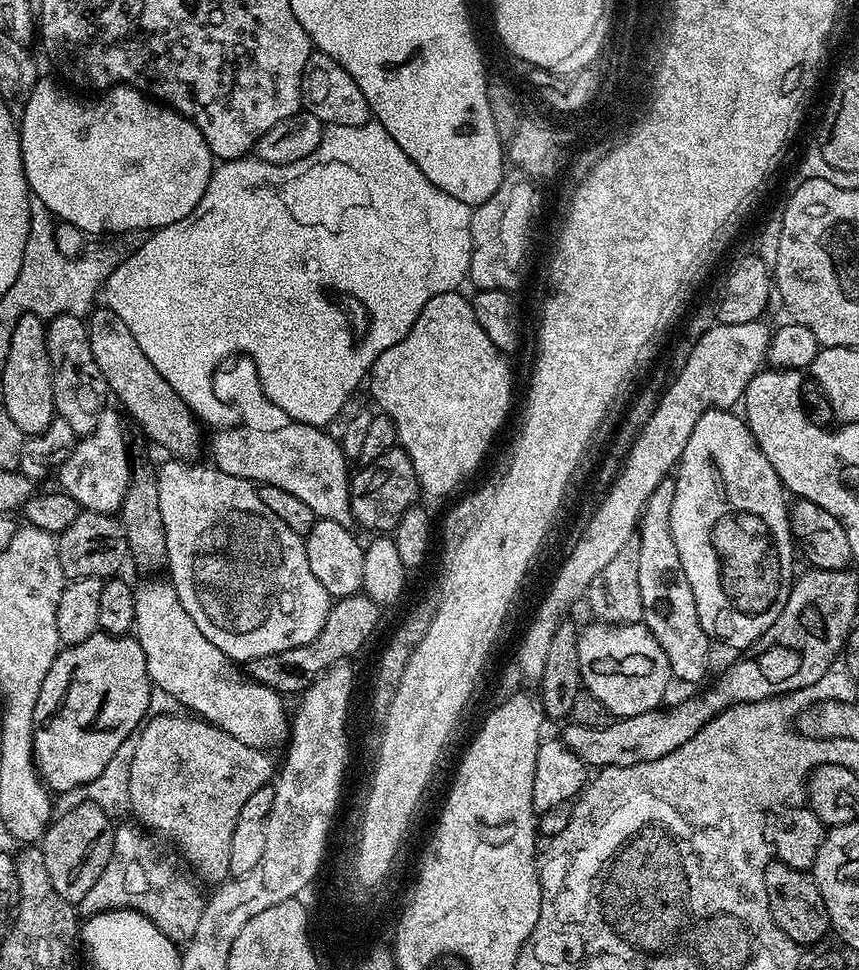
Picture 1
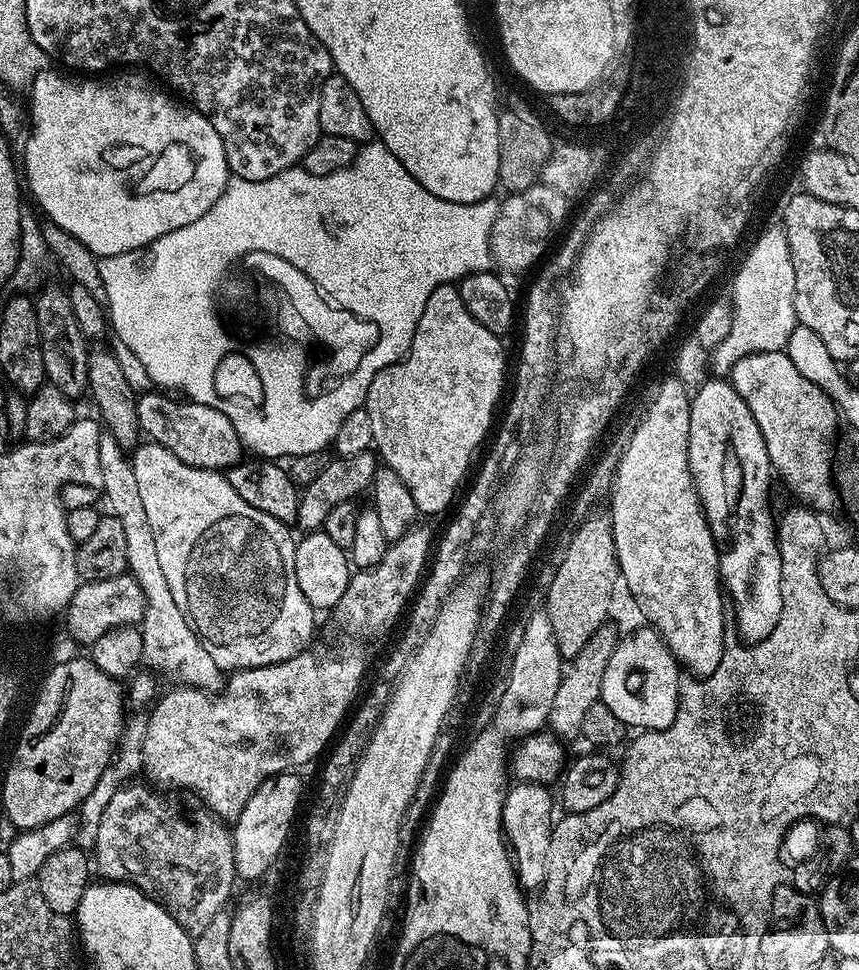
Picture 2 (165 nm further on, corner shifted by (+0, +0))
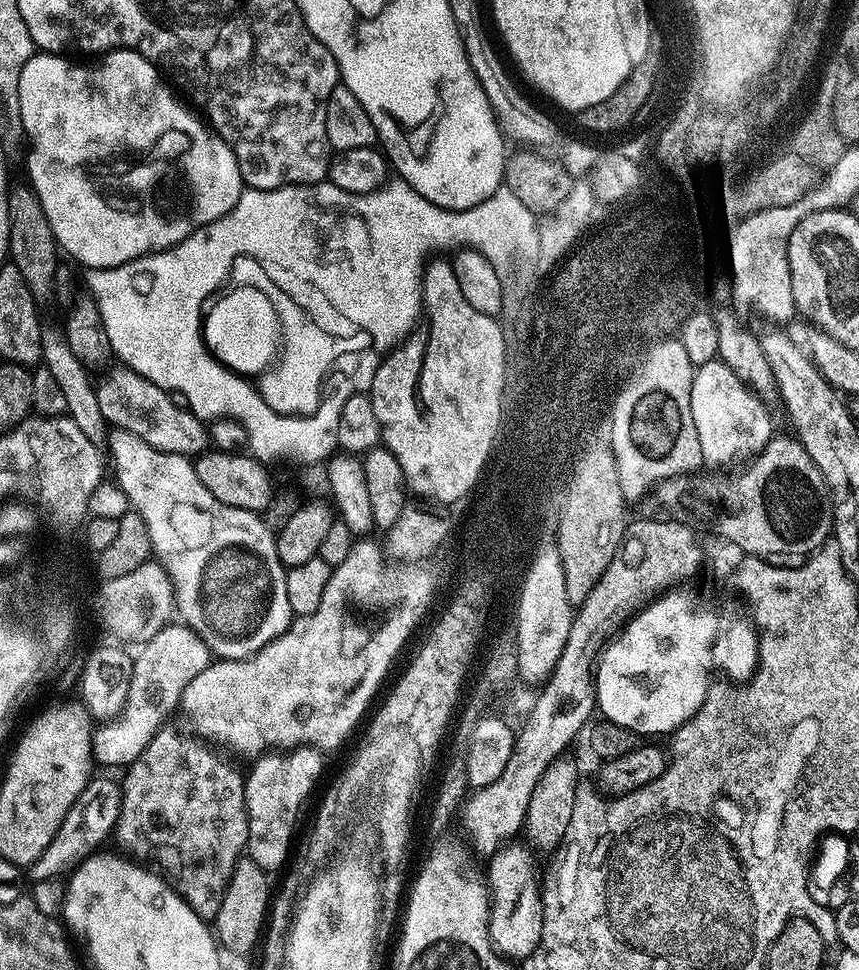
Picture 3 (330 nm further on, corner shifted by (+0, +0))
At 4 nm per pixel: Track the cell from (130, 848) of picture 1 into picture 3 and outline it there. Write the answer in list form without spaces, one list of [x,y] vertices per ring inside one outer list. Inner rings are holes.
[[[171,726],[159,728],[150,738],[150,742],[144,747],[144,753],[127,769],[128,777],[122,780],[124,801],[120,807],[120,817],[116,823],[114,840],[117,840],[125,848],[121,849],[129,857],[155,866],[158,869],[159,875],[163,876],[172,885],[174,891],[191,906],[194,914],[198,914],[205,922],[212,922],[215,921],[218,910],[222,906],[222,898],[228,889],[228,879],[232,876],[232,871],[236,869],[236,861],[245,855],[248,846],[248,806],[246,794],[244,793],[245,773],[243,771],[240,773],[234,765],[227,764],[218,753],[211,752],[207,748],[209,745],[203,739],[200,740],[195,740],[192,736],[183,736],[178,729],[171,728]]]

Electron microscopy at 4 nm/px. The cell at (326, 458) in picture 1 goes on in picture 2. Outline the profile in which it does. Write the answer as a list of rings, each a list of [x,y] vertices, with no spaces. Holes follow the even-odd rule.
[[[141,391],[136,398],[140,431],[151,443],[160,444],[166,450],[170,450],[170,454],[174,454],[174,458],[178,458],[187,464],[192,464],[195,468],[227,470],[231,468],[232,465],[240,463],[242,459],[240,435],[236,433],[236,428],[231,425],[230,420],[222,410],[211,408],[205,404],[185,402],[183,399],[180,399],[181,401],[164,400],[165,393],[163,391],[152,391],[156,392],[143,393]]]

